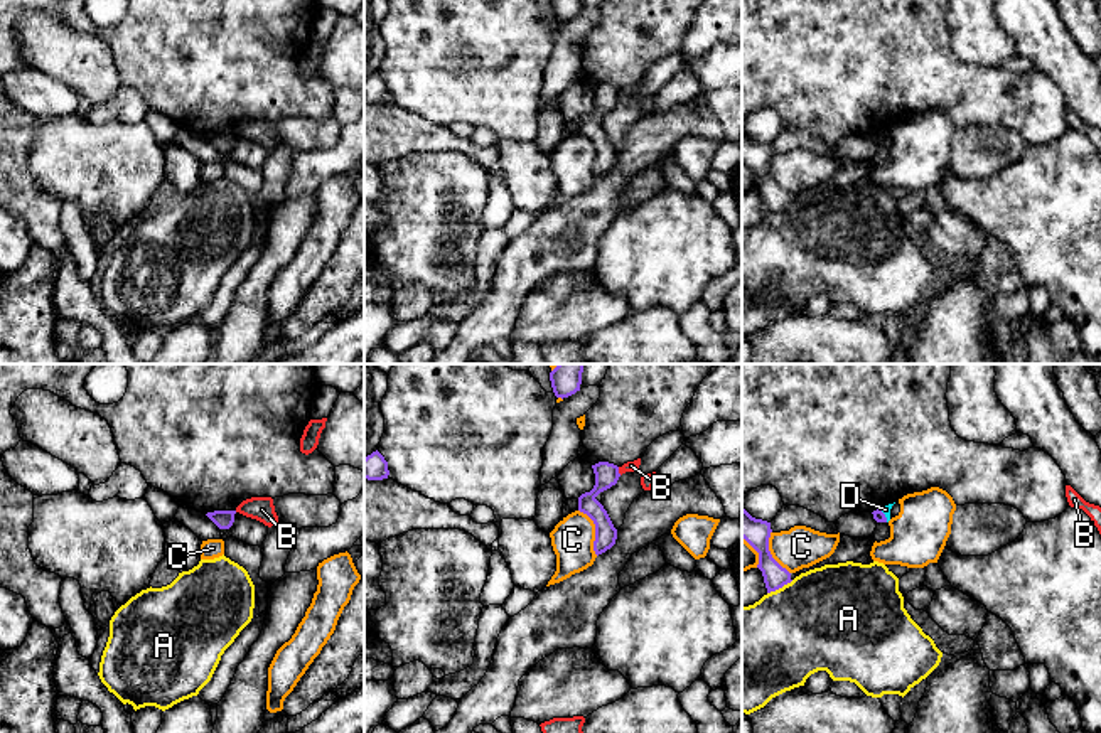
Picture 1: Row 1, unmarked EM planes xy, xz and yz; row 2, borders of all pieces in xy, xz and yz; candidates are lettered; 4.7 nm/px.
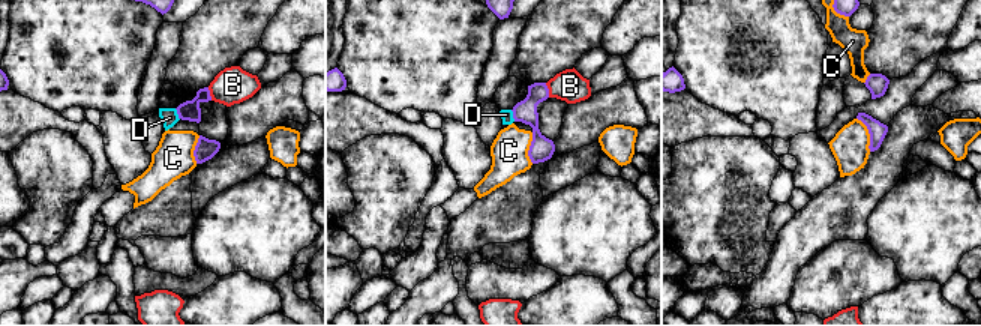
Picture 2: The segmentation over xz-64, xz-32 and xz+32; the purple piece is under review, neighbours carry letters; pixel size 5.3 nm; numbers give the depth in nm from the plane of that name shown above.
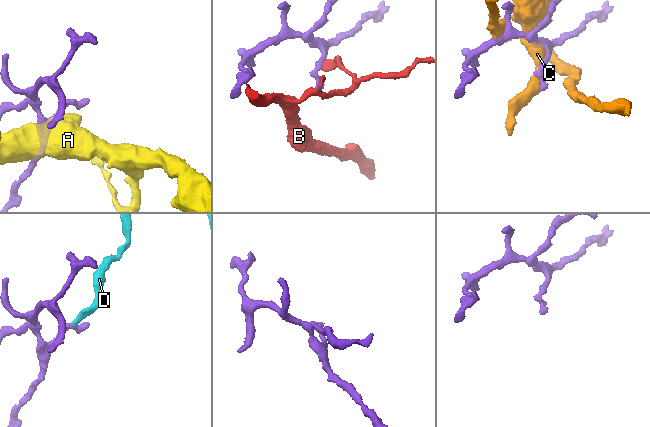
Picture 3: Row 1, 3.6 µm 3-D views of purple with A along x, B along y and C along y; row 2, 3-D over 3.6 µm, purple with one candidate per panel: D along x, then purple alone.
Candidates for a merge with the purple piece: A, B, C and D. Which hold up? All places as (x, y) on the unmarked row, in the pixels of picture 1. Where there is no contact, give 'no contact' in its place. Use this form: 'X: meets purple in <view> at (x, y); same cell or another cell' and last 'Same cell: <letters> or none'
A: meets purple in yz at (779, 209); another cell
B: meets purple in xz at (617, 93); another cell
C: meets purple in xz at (596, 154); another cell
D: meets purple in yz at (884, 139); another cell
Same cell: none

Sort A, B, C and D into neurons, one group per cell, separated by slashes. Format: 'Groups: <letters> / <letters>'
Groups: A / B / C / D

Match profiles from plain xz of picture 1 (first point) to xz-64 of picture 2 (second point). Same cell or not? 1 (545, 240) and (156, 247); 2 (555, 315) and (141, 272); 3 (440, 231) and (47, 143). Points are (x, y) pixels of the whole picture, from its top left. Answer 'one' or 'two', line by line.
1: two
2: one
3: one

